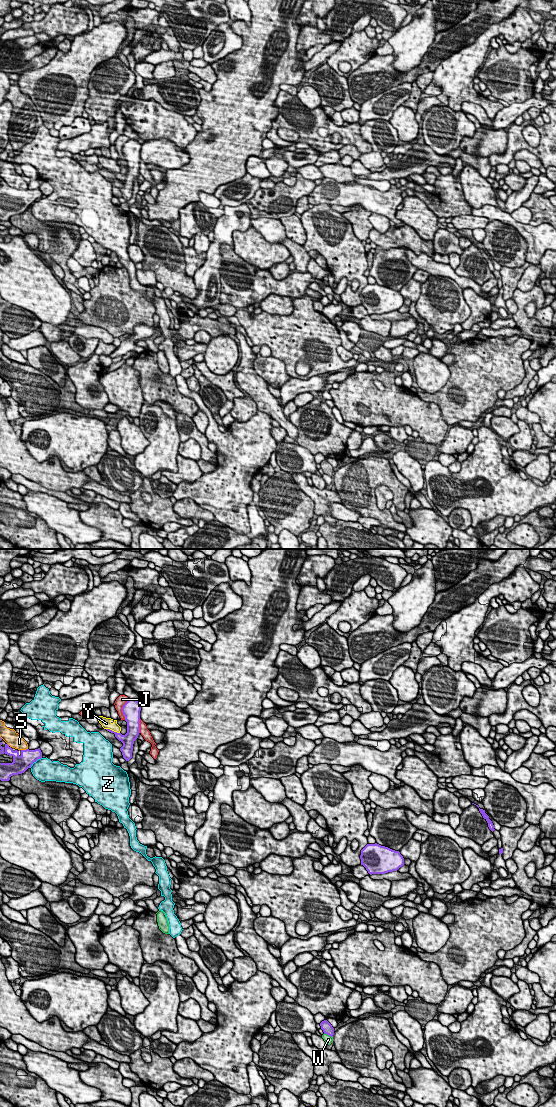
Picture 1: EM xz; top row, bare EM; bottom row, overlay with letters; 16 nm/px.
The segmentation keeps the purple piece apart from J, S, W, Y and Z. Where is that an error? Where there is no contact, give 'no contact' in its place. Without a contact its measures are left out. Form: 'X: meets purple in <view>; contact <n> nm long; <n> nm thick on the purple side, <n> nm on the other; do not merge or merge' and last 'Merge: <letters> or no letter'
J: meets purple in xz; contact 340 nm long; 300 nm thick on the purple side, 160 nm on the other; do not merge
S: meets purple in xz; contact 120 nm long; 280 nm thick on the purple side, 240 nm on the other; do not merge
W: meets purple in xz; contact 160 nm long; 170 nm thick on the purple side, 130 nm on the other; do not merge
Y: meets purple in xz; contact 240 nm long; 170 nm thick on the purple side, 160 nm on the other; do not merge
Z: meets purple in xz; contact 260 nm long; 280 nm thick on the purple side, 360 nm on the other; do not merge
Merge: no letter

